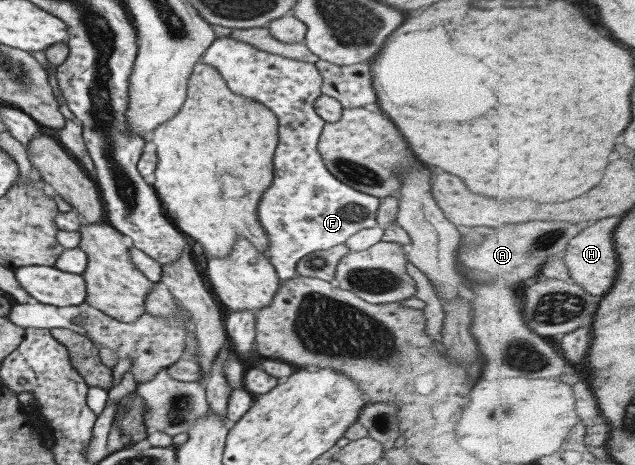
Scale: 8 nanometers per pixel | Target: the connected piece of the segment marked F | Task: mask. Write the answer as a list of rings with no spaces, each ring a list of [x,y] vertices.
[[[231,35],[216,38],[199,63],[219,70],[227,86],[235,94],[259,101],[270,108],[277,117],[279,142],[274,154],[274,179],[262,194],[256,213],[270,242],[267,249],[268,257],[281,282],[297,276],[297,263],[305,255],[329,250],[338,244],[346,244],[346,240],[359,230],[377,225],[376,216],[380,199],[359,192],[337,180],[327,170],[319,154],[318,142],[326,123],[314,109],[316,100],[322,95],[322,76],[313,63],[257,50],[249,43],[233,39]]]

